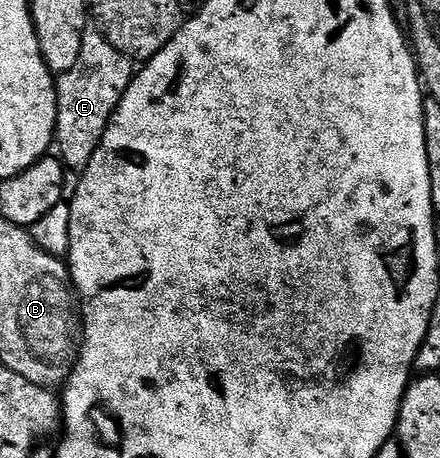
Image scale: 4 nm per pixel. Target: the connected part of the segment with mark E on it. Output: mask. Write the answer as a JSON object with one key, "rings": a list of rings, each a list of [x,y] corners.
{"rings":[[[90,25],[85,29],[79,60],[71,71],[58,76],[57,119],[55,145],[57,155],[68,170],[80,171],[99,147],[99,140],[110,121],[111,115],[118,107],[127,87],[133,80],[135,65],[132,58],[124,56],[113,48],[110,41],[102,35],[101,30]]]}

